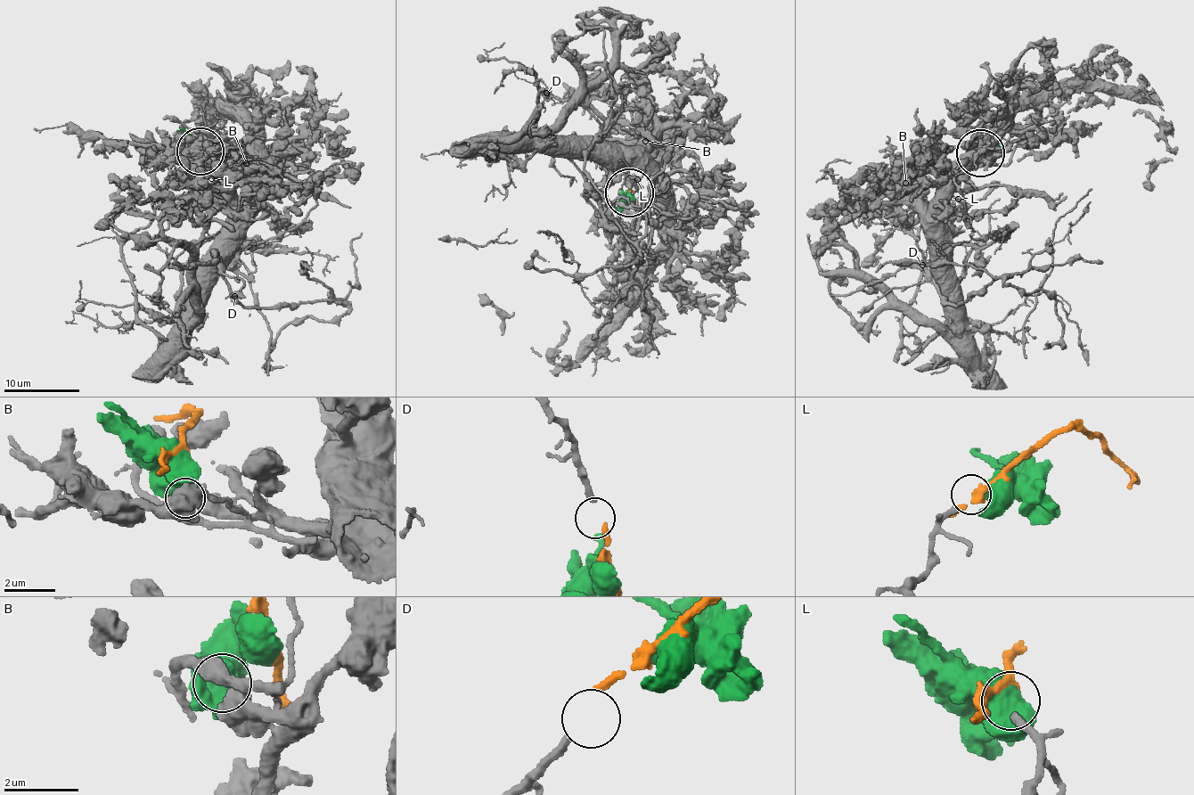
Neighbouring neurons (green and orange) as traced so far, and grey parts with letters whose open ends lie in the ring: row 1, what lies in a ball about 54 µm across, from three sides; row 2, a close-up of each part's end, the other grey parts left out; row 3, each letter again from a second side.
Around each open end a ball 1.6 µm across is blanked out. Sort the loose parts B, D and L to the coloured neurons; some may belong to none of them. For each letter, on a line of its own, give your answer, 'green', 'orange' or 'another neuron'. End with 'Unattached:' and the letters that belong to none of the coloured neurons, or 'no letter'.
B: green
D: orange
L: another neuron
Unattached: L

